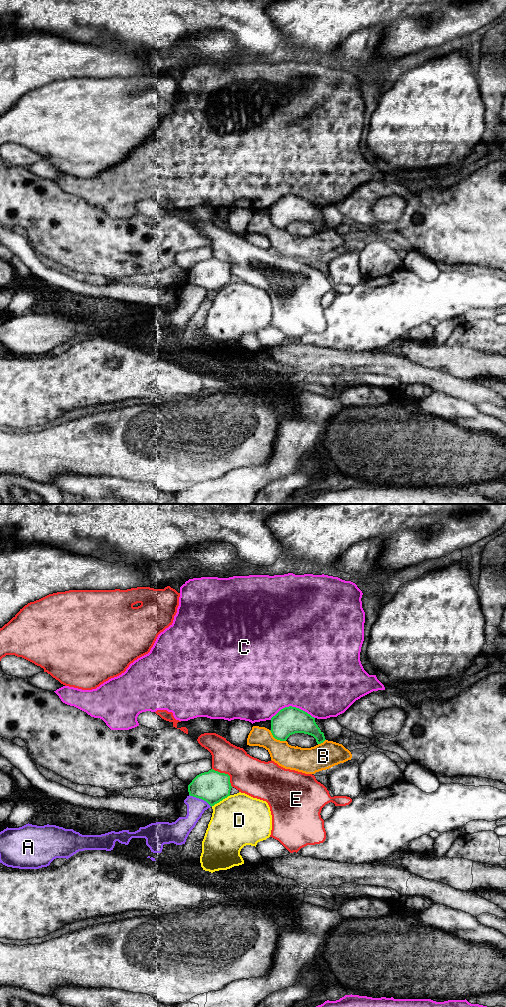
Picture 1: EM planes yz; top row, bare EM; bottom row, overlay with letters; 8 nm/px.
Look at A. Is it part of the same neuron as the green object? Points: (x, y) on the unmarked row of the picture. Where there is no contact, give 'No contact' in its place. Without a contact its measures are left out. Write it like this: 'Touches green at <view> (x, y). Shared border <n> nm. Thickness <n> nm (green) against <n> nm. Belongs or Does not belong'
Touches green at yz (200, 286). Shared border 200 nm. Thickness 260 nm (green) against 140 nm. Does not belong

